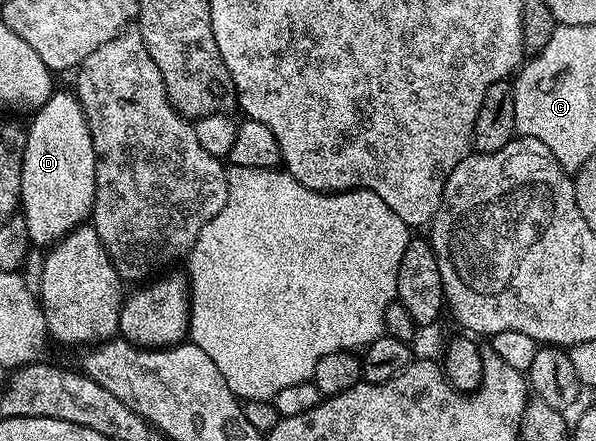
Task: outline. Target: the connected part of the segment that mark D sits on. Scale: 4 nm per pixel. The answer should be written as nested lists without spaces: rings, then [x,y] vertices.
[[[59,91],[52,92],[48,101],[39,109],[34,110],[31,121],[31,126],[26,126],[25,132],[27,134],[27,142],[25,143],[25,151],[23,152],[23,166],[21,167],[21,191],[19,192],[19,200],[21,202],[21,214],[27,221],[28,235],[30,237],[30,244],[35,247],[50,247],[55,242],[60,241],[66,233],[72,233],[74,229],[78,229],[80,225],[84,224],[91,216],[91,205],[95,201],[95,148],[93,147],[93,139],[91,132],[87,126],[87,120],[83,114],[83,108],[79,102],[78,96],[74,92],[59,93]]]

